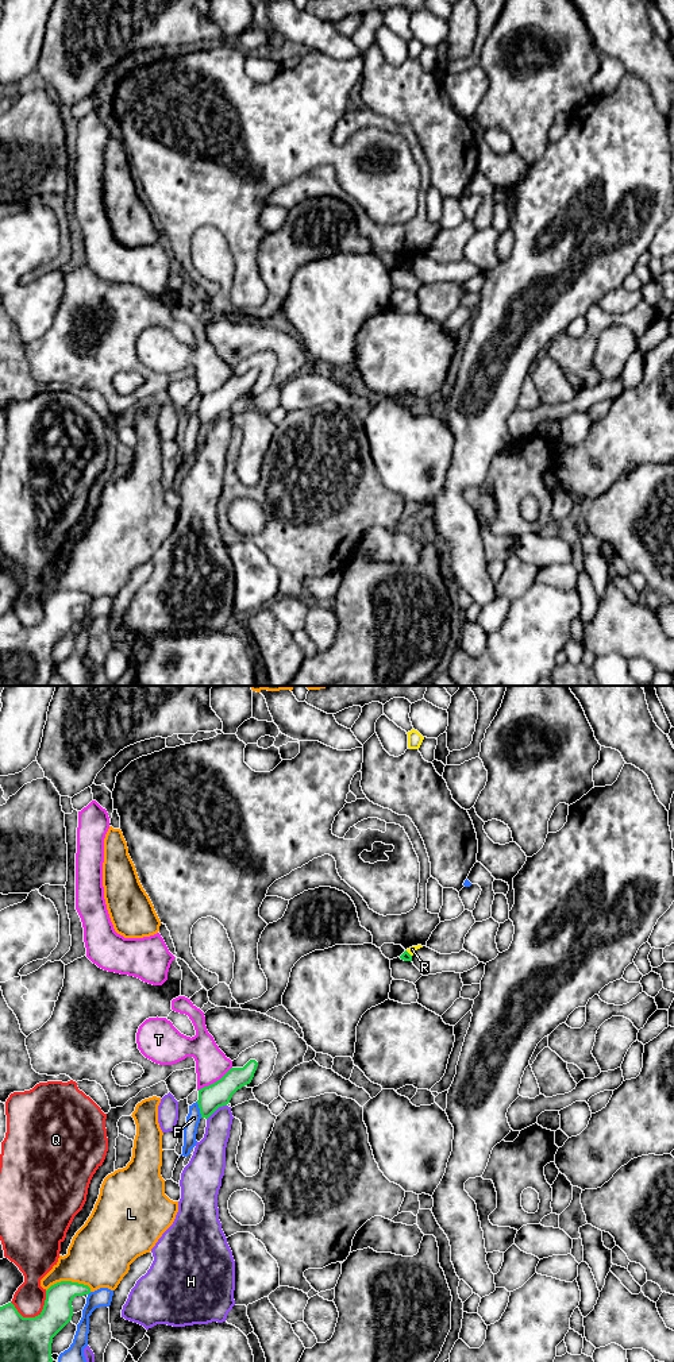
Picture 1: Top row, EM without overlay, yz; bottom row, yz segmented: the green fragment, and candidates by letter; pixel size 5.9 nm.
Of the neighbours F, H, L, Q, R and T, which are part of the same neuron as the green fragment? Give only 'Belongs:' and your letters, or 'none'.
Belongs: none

